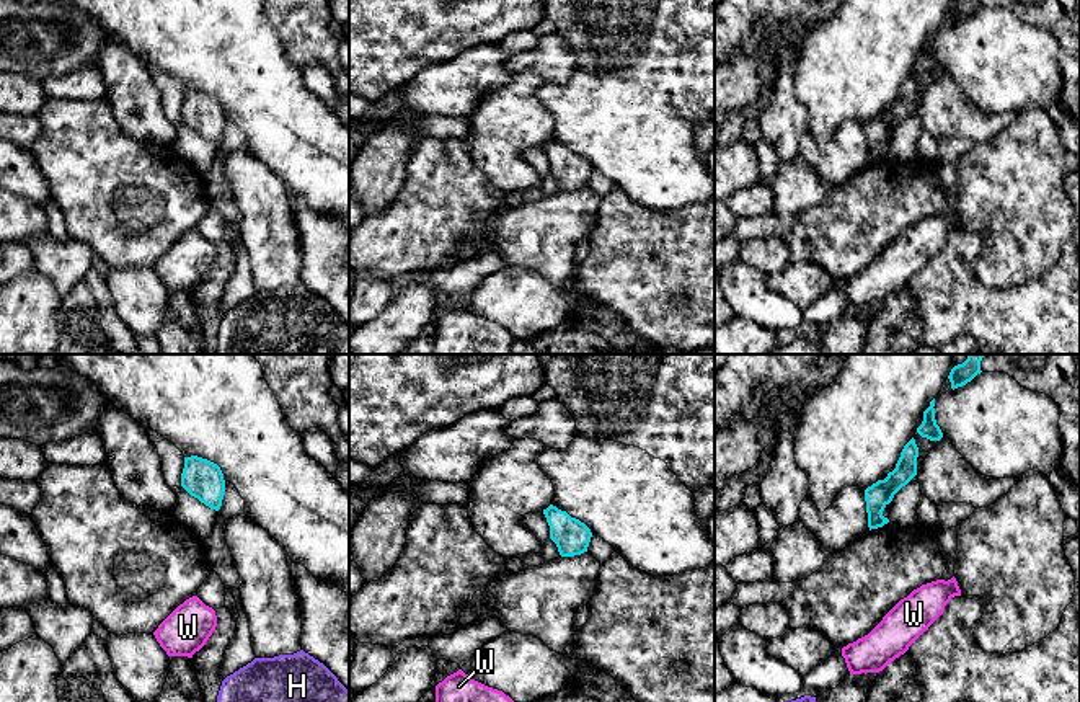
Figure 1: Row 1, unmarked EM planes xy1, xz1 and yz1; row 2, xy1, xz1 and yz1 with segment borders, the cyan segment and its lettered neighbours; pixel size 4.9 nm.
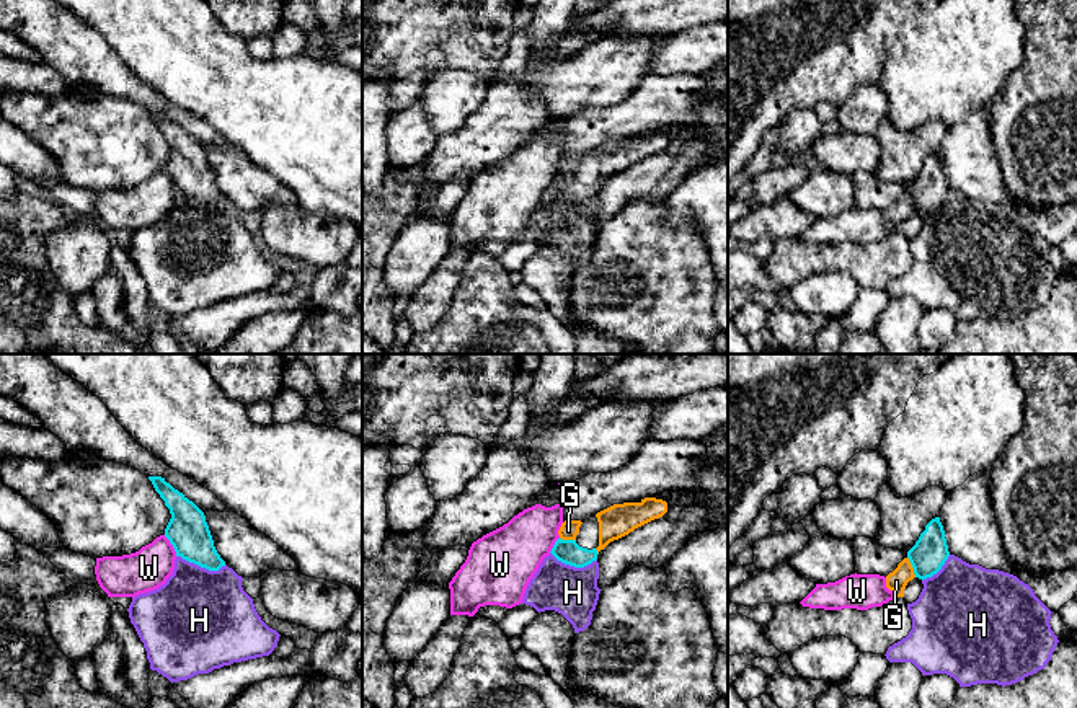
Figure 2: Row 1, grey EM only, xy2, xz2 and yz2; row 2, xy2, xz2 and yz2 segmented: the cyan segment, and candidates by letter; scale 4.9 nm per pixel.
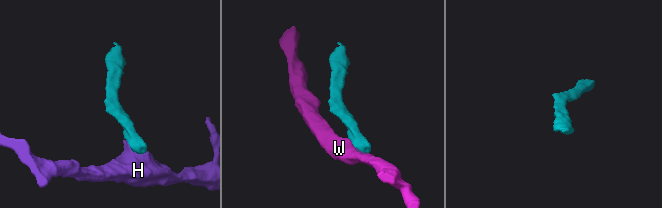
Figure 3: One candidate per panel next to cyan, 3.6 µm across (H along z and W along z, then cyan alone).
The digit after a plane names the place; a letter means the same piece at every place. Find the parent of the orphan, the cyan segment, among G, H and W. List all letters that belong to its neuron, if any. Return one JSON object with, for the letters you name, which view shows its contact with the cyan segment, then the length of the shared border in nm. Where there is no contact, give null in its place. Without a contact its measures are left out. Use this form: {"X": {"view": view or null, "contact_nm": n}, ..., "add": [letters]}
{"G": {"view": "yz2", "contact_nm": 110}, "add": ["G"]}

